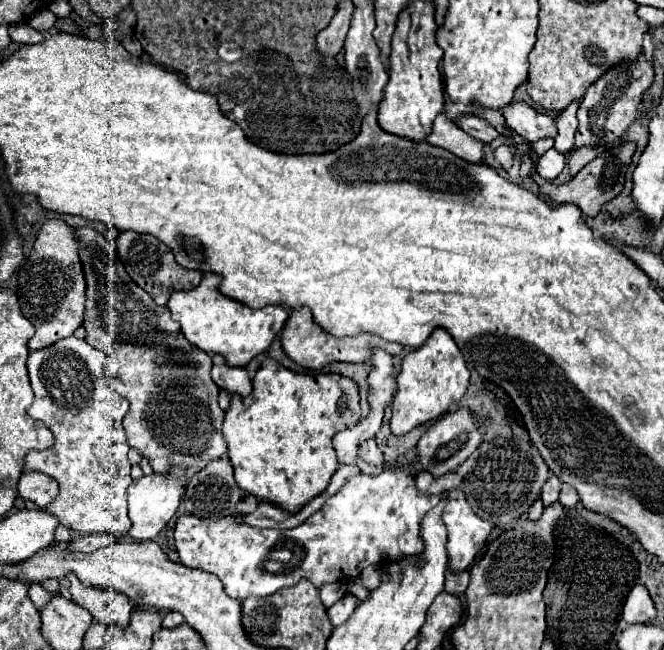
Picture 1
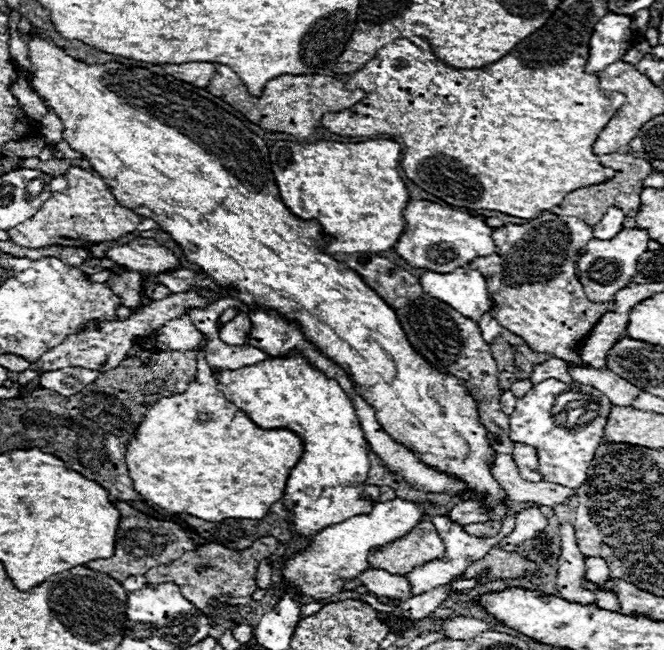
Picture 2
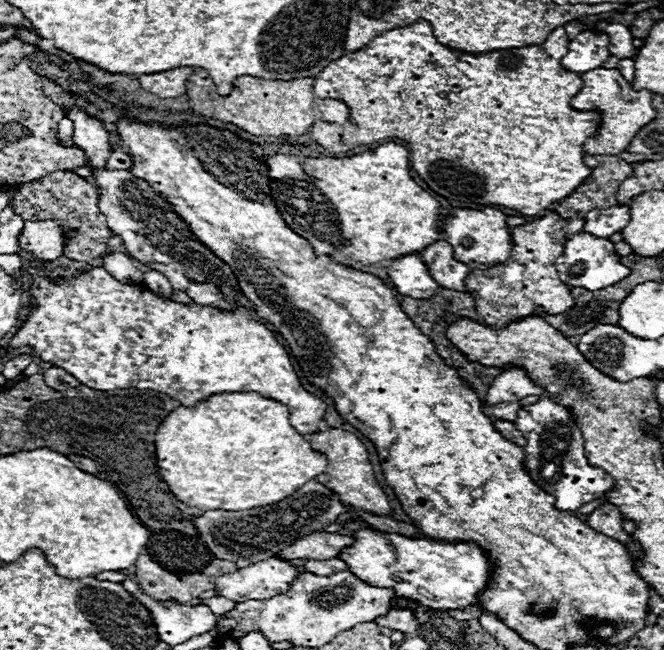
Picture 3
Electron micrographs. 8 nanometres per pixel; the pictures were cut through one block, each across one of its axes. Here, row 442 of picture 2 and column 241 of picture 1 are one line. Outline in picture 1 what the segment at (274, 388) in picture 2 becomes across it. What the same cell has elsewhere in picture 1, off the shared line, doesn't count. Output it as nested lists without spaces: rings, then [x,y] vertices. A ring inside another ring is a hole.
[[[204,274],[196,288],[172,292],[166,306],[172,314],[172,320],[182,326],[182,334],[192,346],[208,354],[220,354],[228,366],[244,368],[254,356],[262,354],[272,344],[276,334],[284,328],[288,312],[280,306],[264,306],[260,310],[252,310],[238,300],[222,296],[218,284],[220,276]]]

